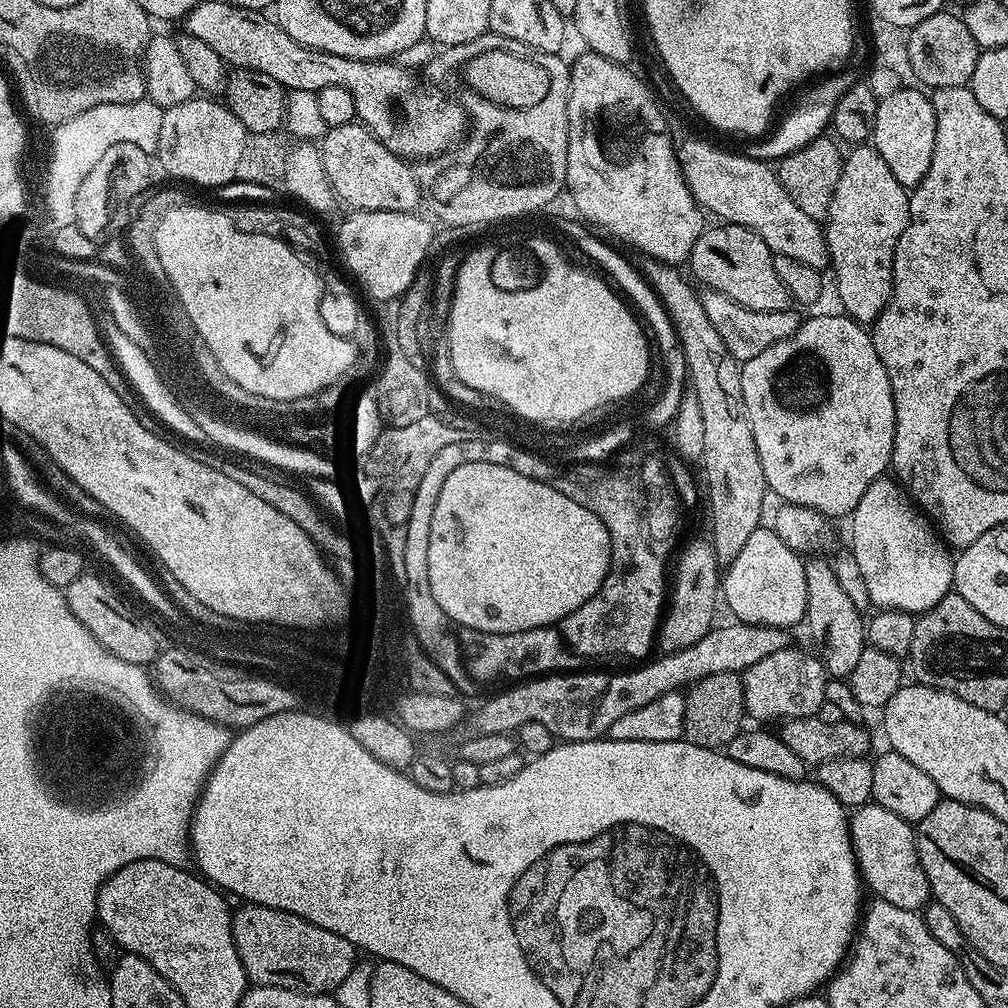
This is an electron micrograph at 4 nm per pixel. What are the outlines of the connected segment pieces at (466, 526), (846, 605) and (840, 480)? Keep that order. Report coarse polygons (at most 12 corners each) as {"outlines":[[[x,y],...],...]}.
{"outlines":[[[490,462],[446,478],[430,590],[461,629],[559,625],[604,517]],[[824,558],[804,560],[806,625],[825,673],[847,678],[866,620]],[[807,317],[743,361],[767,491],[851,517],[889,471],[872,333]]]}

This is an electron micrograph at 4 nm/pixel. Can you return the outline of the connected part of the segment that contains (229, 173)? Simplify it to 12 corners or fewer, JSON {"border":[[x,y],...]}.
{"border":[[200,96],[165,109],[156,160],[174,178],[236,180],[247,128]]}

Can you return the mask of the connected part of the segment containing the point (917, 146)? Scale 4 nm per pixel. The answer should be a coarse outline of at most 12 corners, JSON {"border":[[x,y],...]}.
{"border":[[927,91],[879,100],[871,147],[914,189],[934,158]]}

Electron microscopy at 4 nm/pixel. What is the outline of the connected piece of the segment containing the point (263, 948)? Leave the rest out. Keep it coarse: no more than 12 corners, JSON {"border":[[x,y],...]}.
{"border":[[247,902],[234,946],[253,985],[332,994],[346,938]]}

